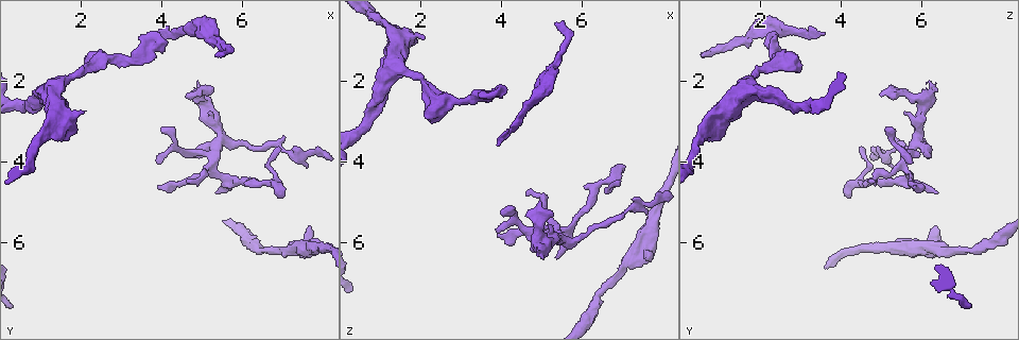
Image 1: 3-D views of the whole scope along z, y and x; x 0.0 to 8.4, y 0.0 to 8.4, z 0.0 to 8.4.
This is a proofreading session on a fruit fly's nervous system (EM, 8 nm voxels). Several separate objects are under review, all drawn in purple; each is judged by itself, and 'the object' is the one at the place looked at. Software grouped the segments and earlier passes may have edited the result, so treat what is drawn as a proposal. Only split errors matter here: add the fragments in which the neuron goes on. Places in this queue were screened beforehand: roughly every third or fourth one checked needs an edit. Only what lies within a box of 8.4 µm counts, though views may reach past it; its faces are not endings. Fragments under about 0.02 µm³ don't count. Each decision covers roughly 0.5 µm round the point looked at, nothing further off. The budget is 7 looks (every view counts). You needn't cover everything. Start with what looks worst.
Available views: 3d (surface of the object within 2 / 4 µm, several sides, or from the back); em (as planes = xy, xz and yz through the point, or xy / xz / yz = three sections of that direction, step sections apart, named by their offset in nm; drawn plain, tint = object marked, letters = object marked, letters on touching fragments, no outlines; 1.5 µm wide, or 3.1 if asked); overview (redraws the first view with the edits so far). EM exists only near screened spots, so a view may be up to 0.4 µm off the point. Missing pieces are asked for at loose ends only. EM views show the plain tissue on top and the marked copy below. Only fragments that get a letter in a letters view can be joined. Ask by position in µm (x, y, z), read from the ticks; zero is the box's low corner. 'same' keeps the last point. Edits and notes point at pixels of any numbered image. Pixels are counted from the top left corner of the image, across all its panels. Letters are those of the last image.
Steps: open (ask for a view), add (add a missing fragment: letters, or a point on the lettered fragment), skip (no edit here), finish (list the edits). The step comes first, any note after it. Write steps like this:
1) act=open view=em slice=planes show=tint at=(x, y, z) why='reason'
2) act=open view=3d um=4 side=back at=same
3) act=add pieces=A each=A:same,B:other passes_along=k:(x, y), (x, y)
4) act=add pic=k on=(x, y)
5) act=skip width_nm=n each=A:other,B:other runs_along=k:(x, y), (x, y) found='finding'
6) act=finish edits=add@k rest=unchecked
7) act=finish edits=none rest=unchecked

act=open view=3d um=2 at=(3.95, 0.85, 2.15)

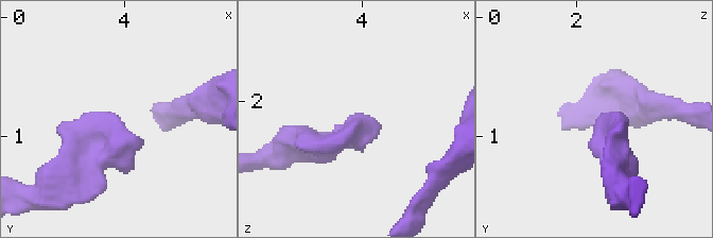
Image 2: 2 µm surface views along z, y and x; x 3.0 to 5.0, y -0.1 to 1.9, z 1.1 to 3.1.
act=open view=em slice=planes show=letters at=(3.94, 0.84, 2.20)

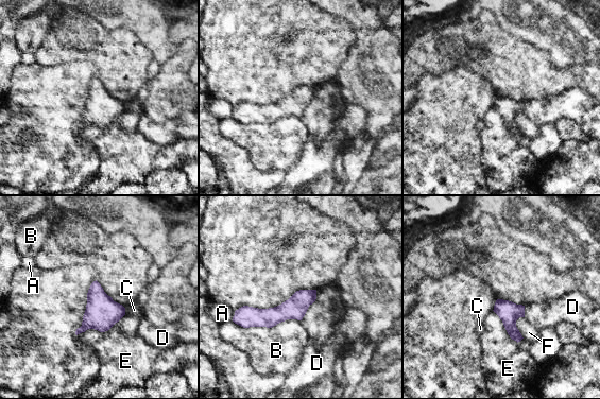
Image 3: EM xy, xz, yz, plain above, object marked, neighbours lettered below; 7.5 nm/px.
act=skip width_nm=170 each=A:other,B:other,C:other,D:other,E:other,F:other runs_along=3:(313, 292), (275, 315), (241, 314) found='none of them fits'

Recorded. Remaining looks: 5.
act=open view=em slice=yz step=4 show=letters at=(7.65, 5.65, 6.40) why='thick end'

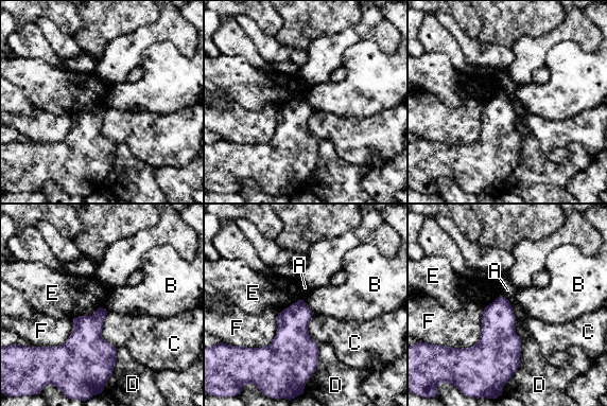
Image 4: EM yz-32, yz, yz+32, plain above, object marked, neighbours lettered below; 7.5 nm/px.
act=skip each=A:other,B:other,C:other,D:other,E:other,F:other found='none of them fits'

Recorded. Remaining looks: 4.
act=open view=em slice=xy step=4 show=letters at=(4.60, 4.50, 4.80) why='free end'

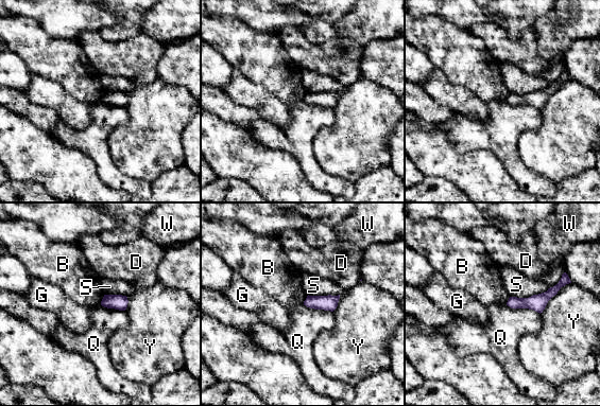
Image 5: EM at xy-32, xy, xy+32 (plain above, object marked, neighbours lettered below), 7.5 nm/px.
act=open view=em slice=planes show=letters at=same

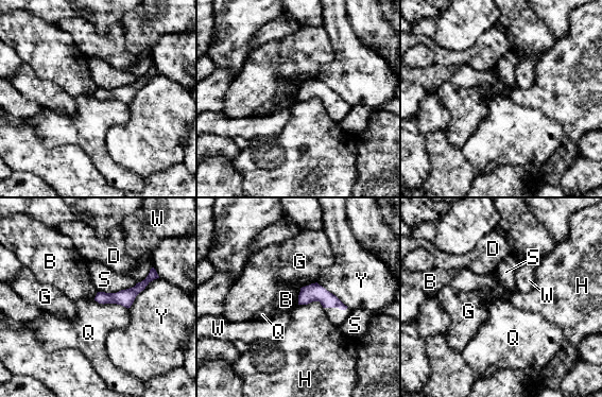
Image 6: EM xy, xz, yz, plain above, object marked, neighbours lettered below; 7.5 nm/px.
act=skip width_nm=90 each=B:other,D:other,G:other,H:other,Q:other,S:other,W:other,Y:other runs_along=6:(153, 275), (126, 297), (98, 298) found='no lettered fragment goes on from it'

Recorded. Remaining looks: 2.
act=finish edits=none rest=unchecked

